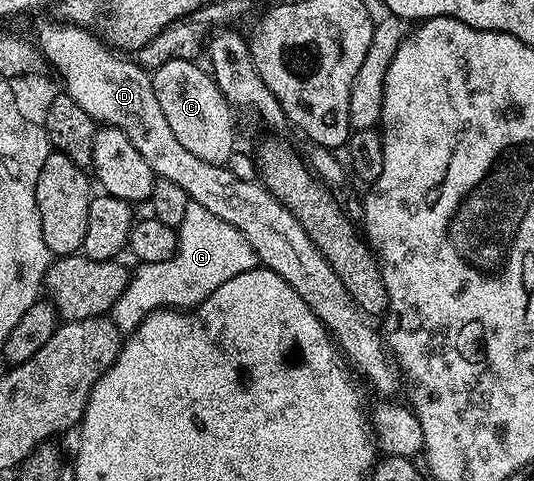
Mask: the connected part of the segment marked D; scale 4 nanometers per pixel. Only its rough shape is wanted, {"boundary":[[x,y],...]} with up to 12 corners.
{"boundary":[[92,30],[35,46],[94,123],[156,178],[235,225],[381,397],[403,387],[382,332],[260,182],[199,161],[150,72]]}

